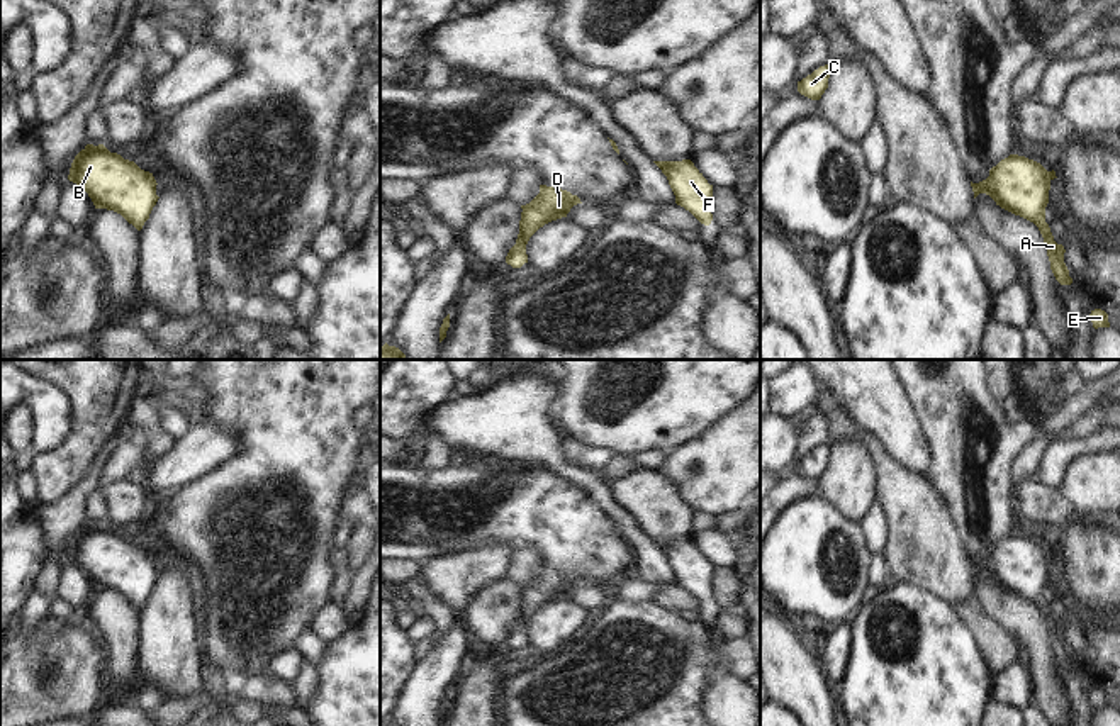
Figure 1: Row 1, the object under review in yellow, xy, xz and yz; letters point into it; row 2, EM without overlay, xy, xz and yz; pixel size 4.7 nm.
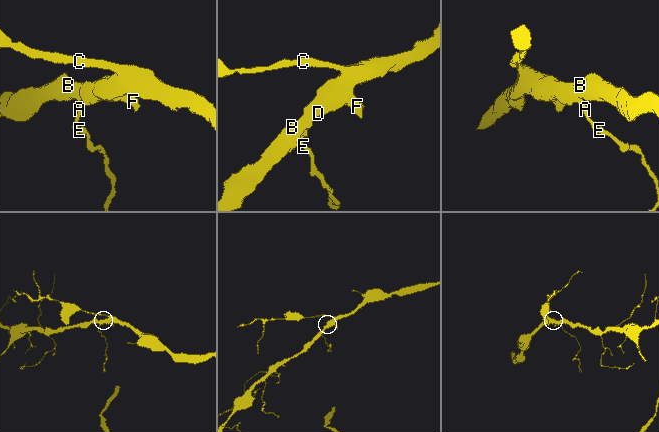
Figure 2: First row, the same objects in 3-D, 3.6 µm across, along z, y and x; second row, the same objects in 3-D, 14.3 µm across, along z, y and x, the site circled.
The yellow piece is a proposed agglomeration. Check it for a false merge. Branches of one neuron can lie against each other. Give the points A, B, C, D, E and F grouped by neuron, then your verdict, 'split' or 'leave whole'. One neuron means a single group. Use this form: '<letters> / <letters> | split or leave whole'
A B C D E F | leave whole

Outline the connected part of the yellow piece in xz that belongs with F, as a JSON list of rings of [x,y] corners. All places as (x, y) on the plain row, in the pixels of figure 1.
[[[691,539],[653,541],[667,556],[675,575],[675,584],[689,590],[701,604],[709,606],[713,594],[709,582],[713,565],[703,556]]]

